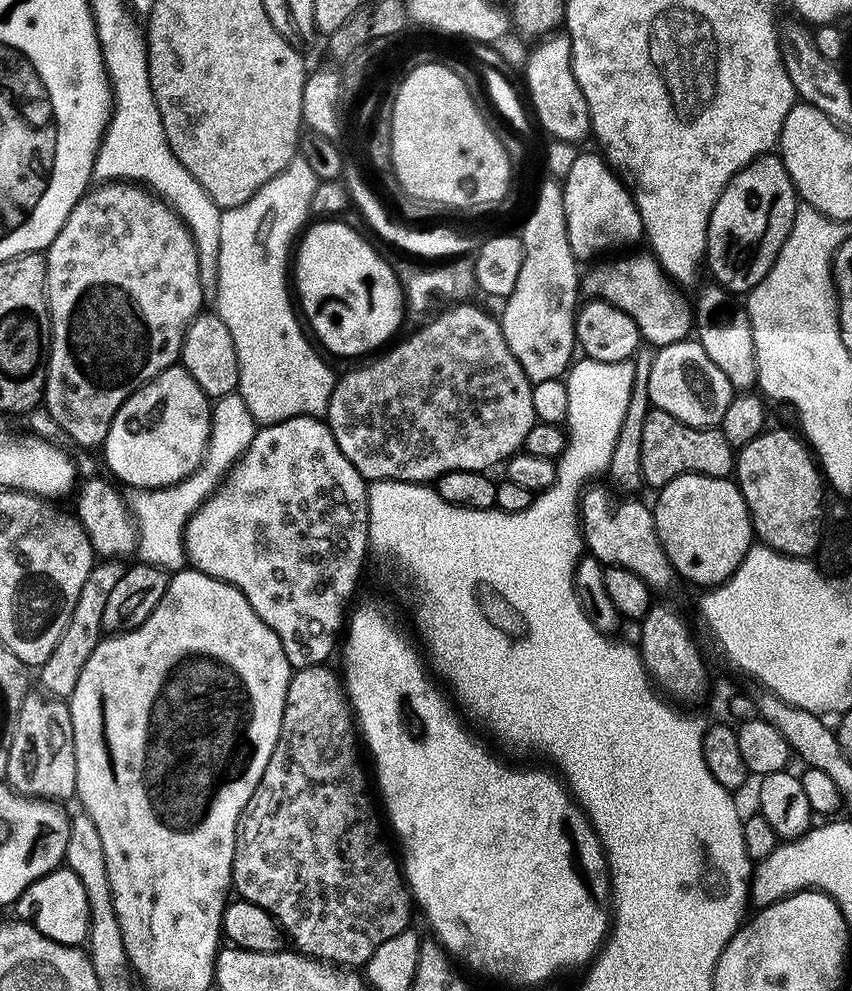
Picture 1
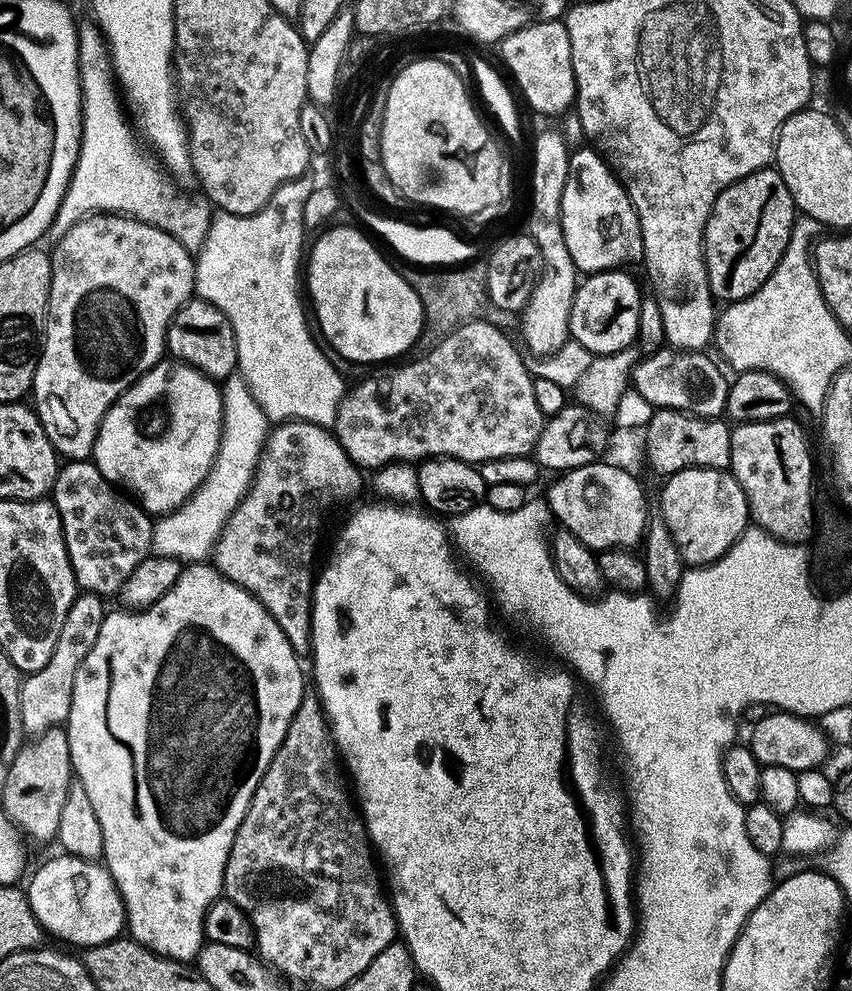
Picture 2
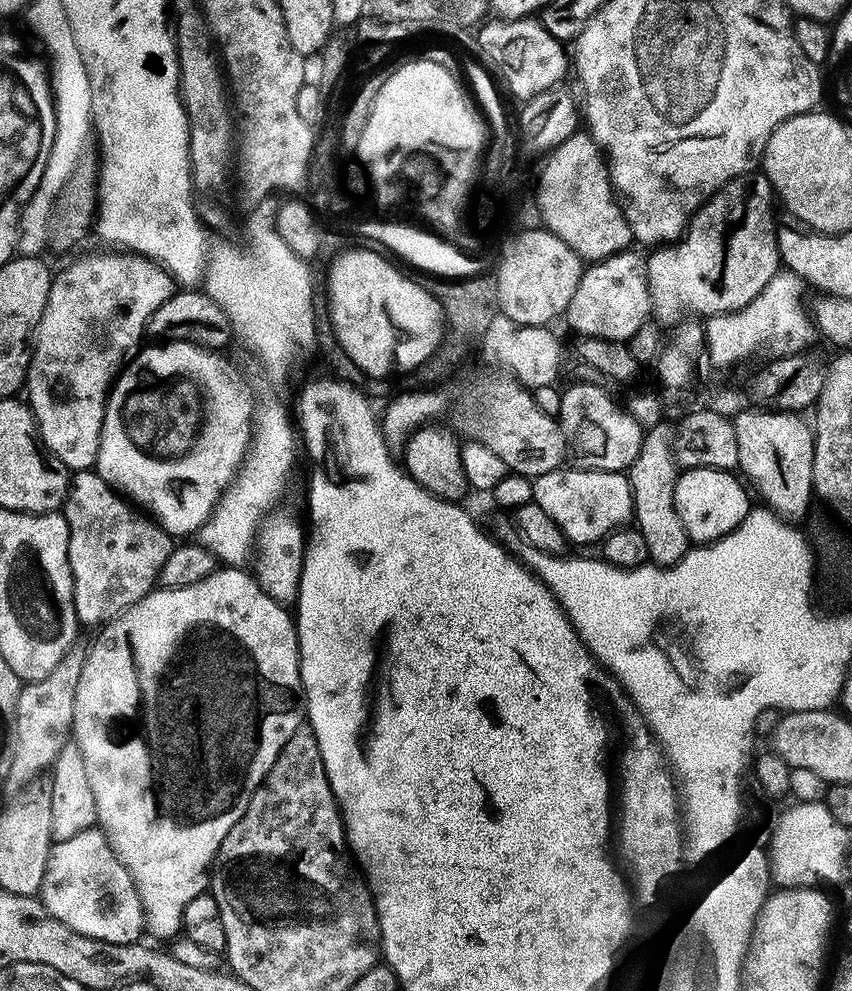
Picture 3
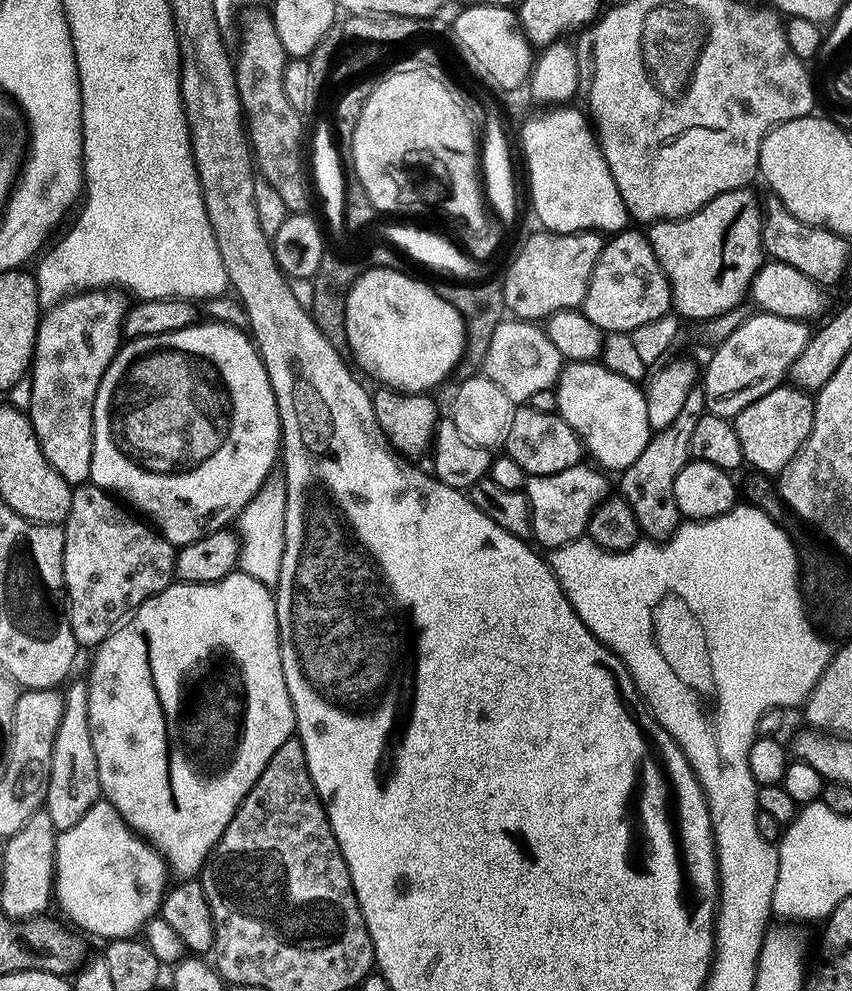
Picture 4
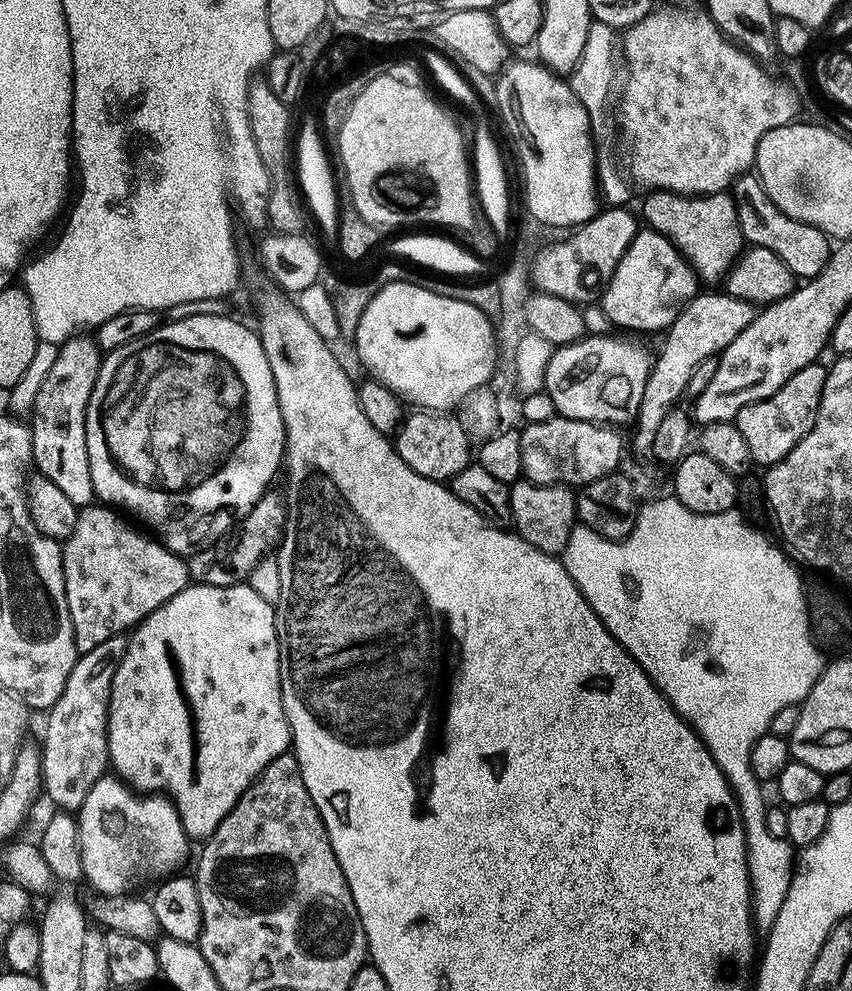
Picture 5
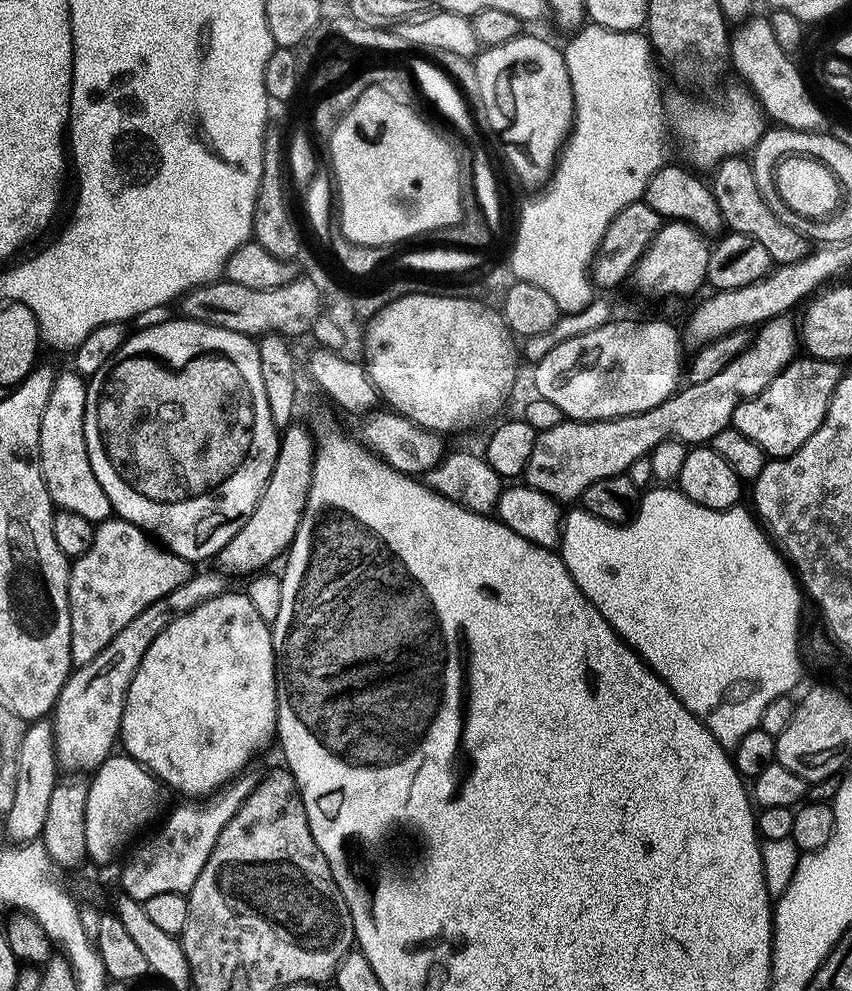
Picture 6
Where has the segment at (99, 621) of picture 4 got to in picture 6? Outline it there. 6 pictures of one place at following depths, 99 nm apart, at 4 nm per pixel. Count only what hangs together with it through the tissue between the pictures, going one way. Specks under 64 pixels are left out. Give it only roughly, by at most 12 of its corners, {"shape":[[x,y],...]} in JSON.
{"shape":[[129,520],[68,570],[70,654],[90,662],[194,575]]}

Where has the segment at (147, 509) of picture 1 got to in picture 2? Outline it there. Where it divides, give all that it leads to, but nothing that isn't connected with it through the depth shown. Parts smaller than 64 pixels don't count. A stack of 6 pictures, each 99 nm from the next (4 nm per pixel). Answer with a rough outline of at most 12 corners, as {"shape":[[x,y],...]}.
{"shape":[[242,375],[222,390],[206,478],[152,552],[203,563],[253,483],[270,421]]}

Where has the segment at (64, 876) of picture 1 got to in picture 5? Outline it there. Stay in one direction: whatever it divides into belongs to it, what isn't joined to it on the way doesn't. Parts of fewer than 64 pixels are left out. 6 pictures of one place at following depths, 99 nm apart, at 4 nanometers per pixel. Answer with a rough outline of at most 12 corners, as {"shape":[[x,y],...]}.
{"shape":[[105,774],[75,813],[83,883],[122,896],[190,837],[164,794]]}

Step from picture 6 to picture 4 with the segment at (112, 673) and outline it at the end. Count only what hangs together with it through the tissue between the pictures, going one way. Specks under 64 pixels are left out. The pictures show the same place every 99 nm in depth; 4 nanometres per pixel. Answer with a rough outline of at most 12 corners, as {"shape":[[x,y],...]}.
{"shape":[[88,717],[53,738],[46,811],[74,826],[100,795]]}

